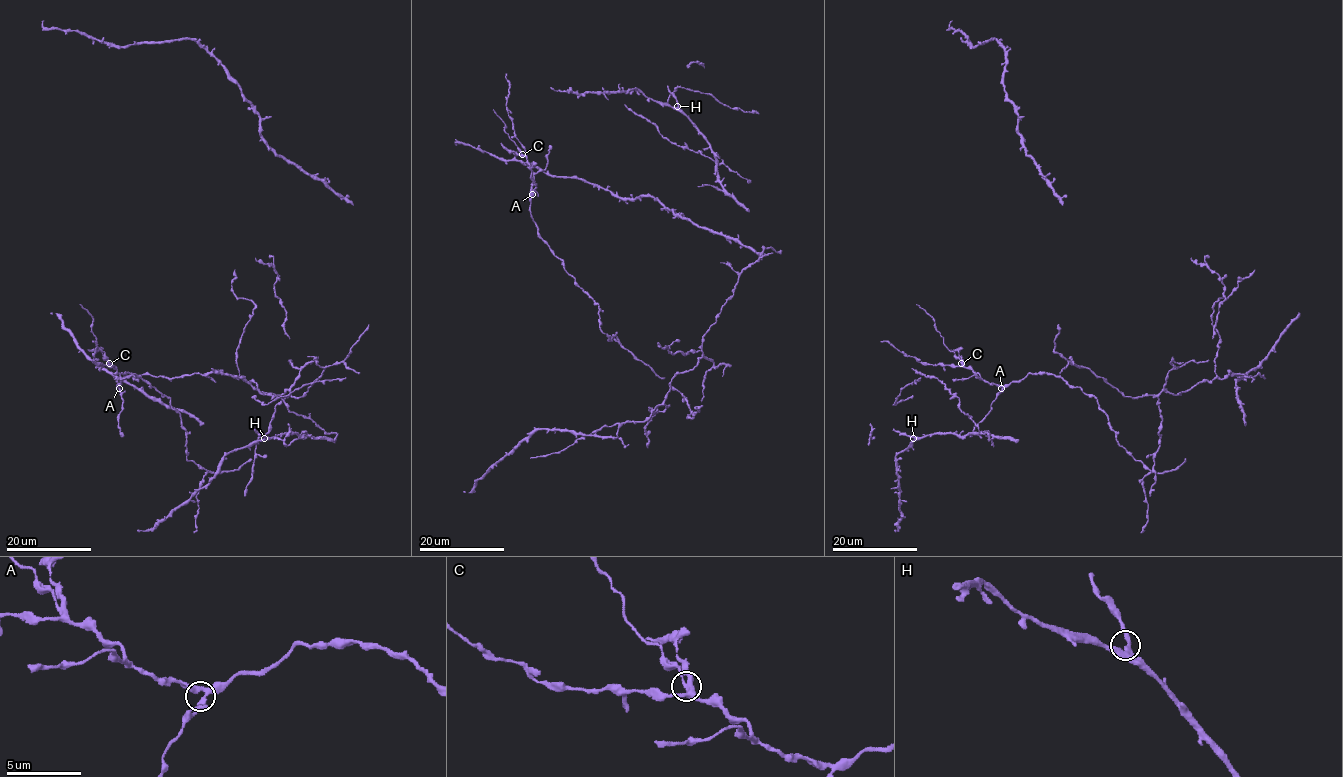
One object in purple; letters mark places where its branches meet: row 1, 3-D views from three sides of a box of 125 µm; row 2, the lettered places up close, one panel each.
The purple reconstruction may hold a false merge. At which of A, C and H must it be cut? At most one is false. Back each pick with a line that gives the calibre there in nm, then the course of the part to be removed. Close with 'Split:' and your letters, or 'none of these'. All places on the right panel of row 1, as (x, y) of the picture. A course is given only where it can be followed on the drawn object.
C: Thickness 320 nm. Course of the part to remove: (961, 364), (945, 345), (934, 320), (916, 304)
Split: C

